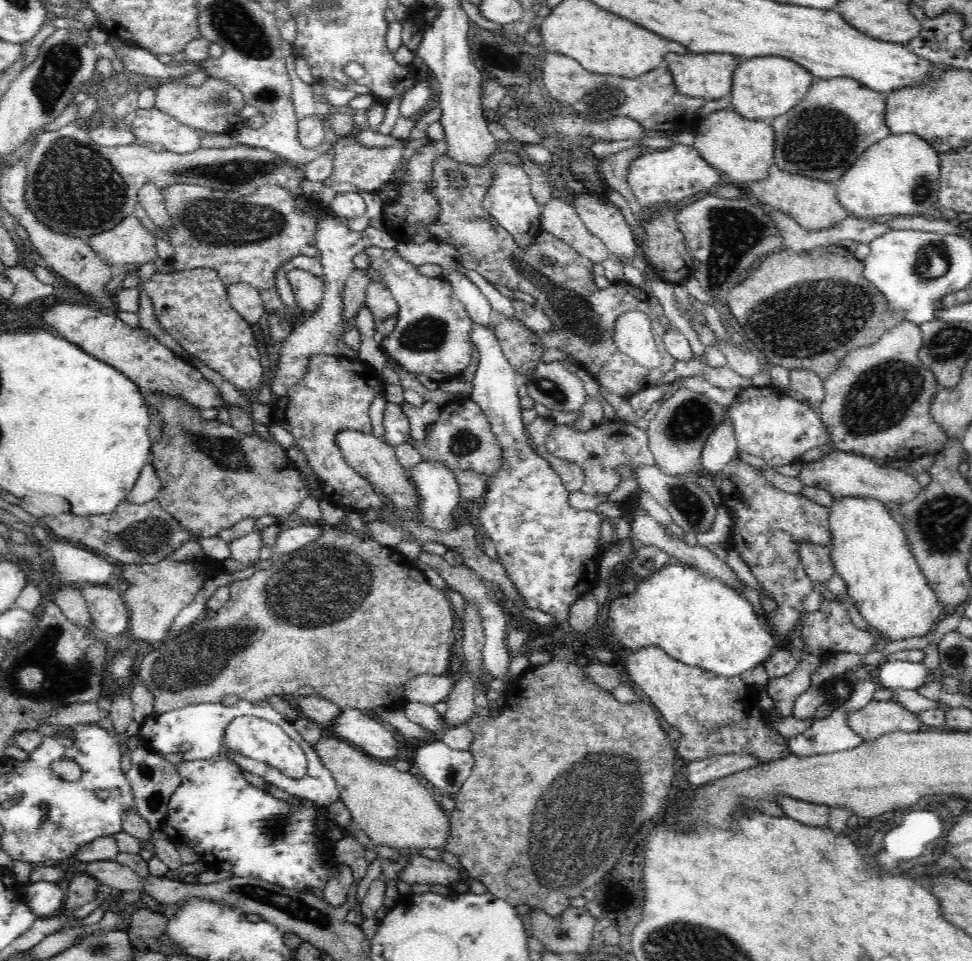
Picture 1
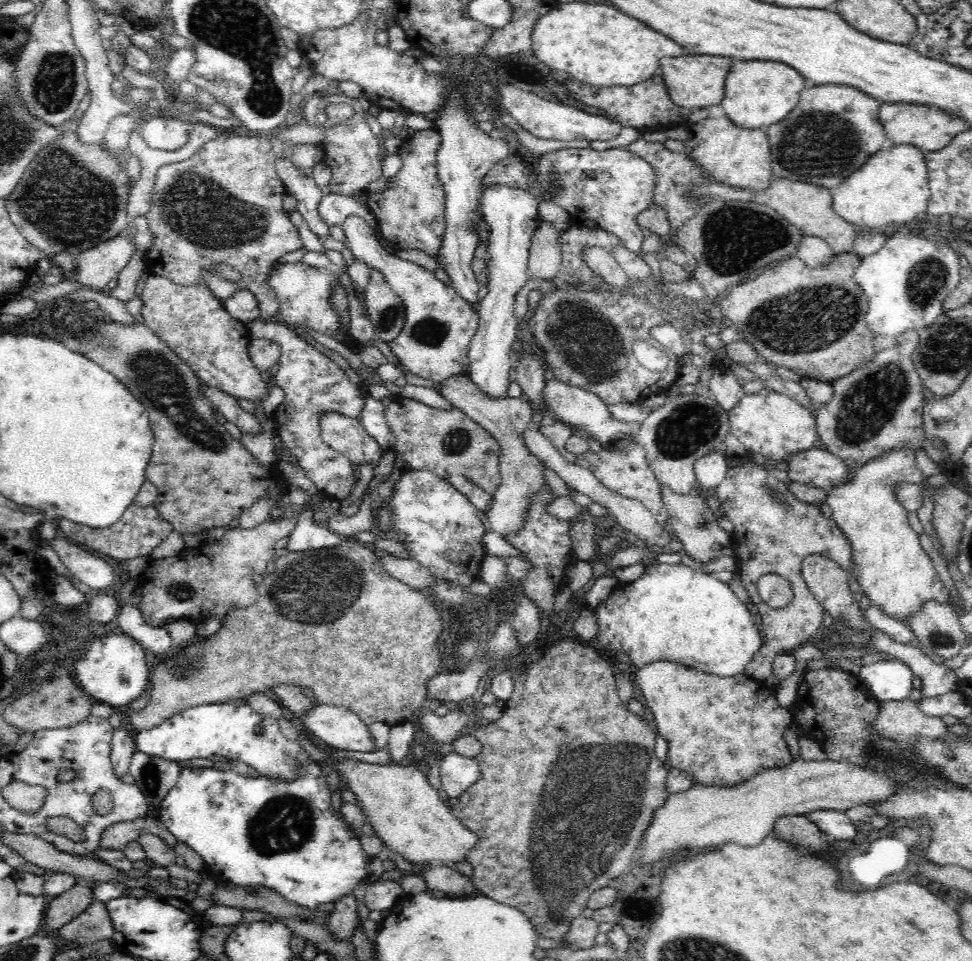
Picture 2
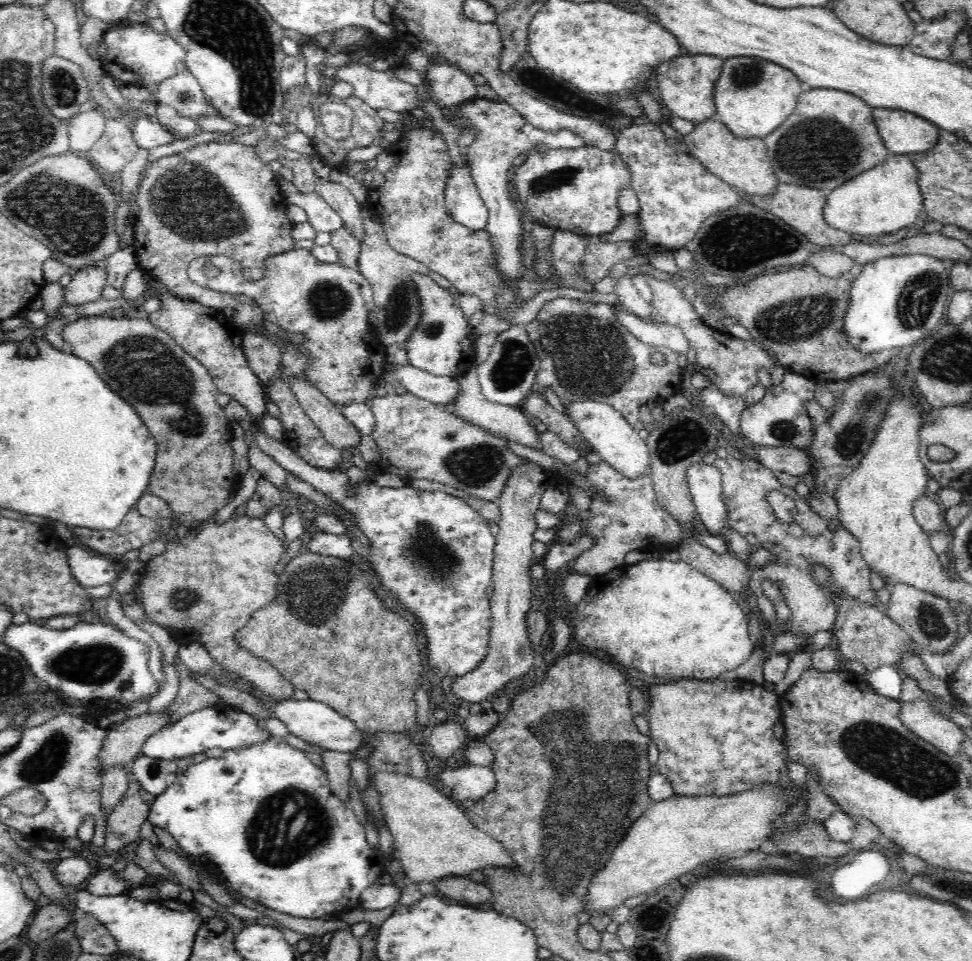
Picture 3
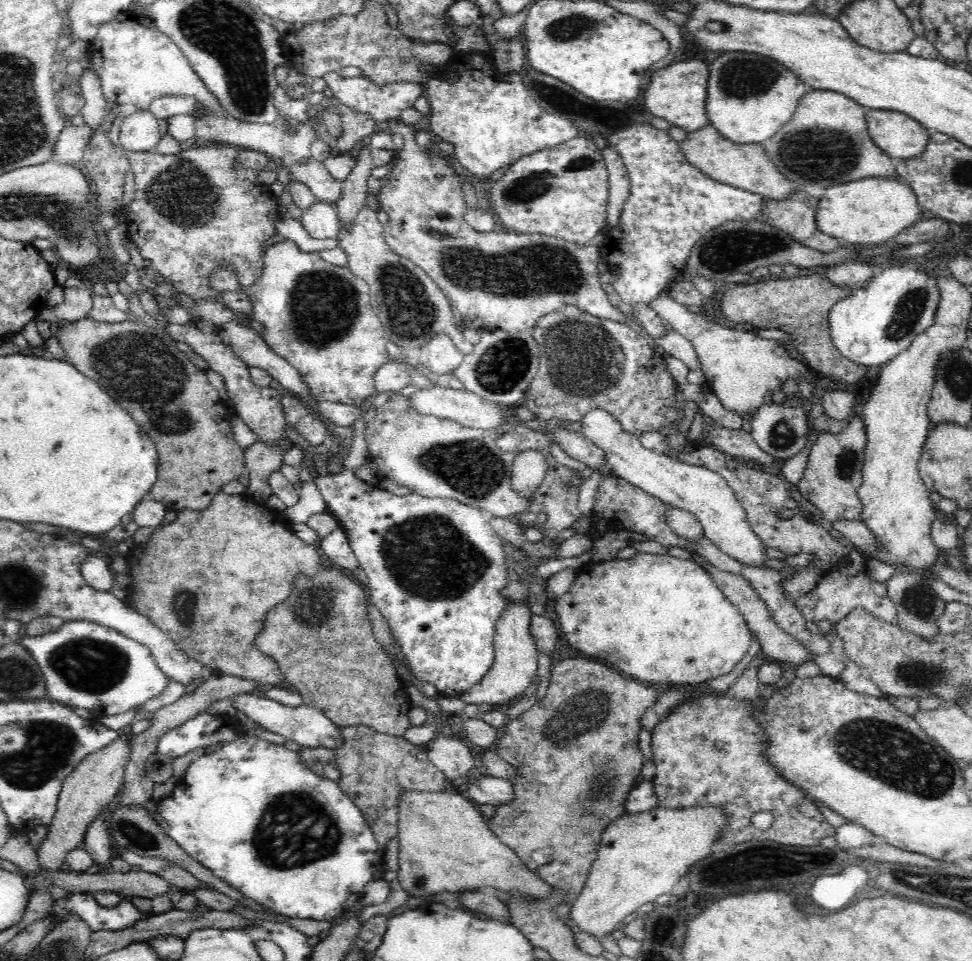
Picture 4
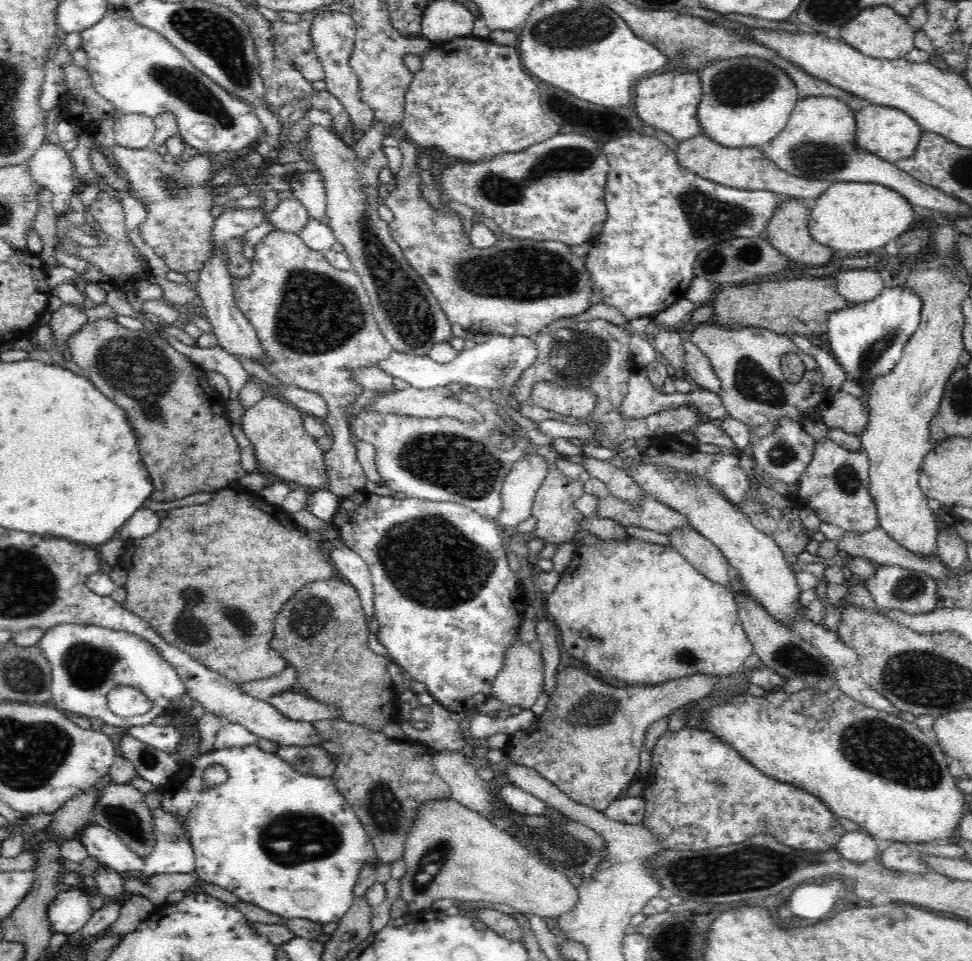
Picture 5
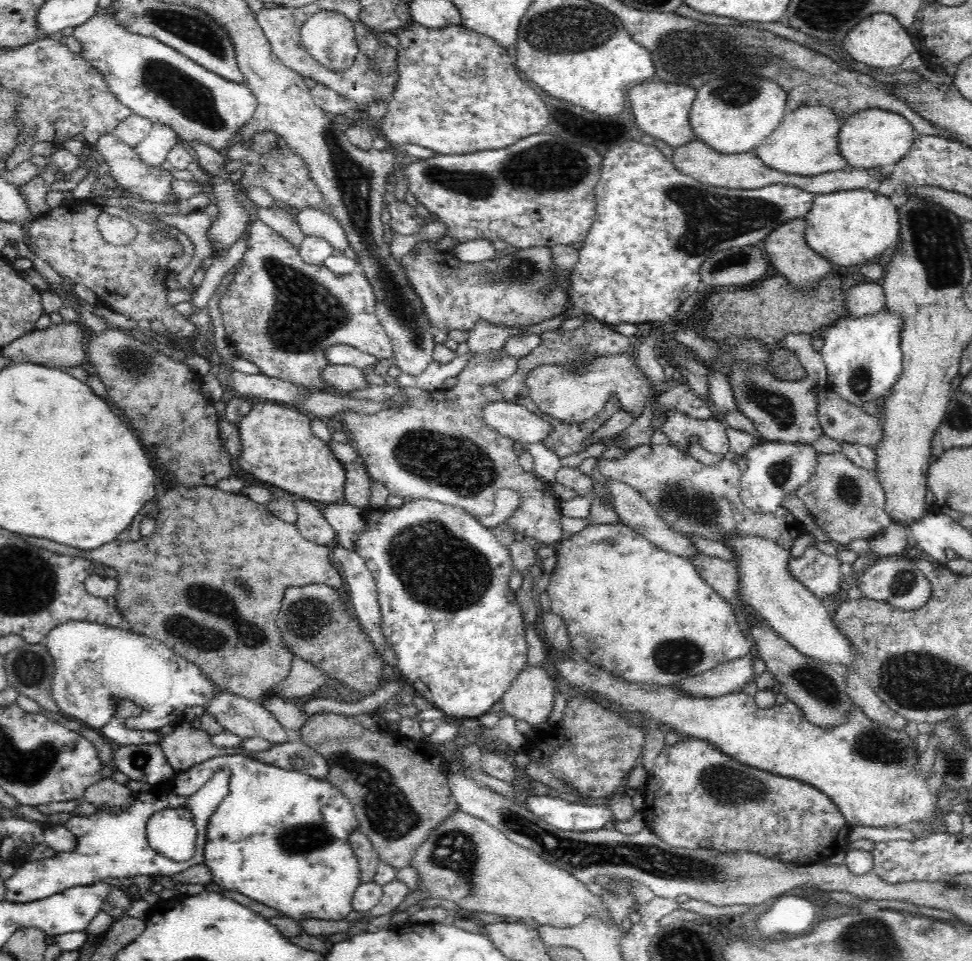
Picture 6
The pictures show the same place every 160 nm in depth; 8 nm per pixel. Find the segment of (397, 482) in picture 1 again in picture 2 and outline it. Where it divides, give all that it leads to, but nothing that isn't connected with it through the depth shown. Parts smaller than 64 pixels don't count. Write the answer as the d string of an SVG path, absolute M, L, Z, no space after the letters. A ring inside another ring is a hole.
M324 411L320 415L320 424L323 441L344 454L356 466L361 462L378 464L386 451L356 418L336 411Z

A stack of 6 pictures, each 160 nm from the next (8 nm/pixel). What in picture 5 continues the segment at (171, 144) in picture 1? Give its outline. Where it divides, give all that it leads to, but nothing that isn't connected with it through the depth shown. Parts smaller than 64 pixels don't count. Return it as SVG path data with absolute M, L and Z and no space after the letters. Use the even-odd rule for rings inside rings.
M120 115L115 118L114 132L116 144L129 149L146 149L155 135L154 120L147 115Z

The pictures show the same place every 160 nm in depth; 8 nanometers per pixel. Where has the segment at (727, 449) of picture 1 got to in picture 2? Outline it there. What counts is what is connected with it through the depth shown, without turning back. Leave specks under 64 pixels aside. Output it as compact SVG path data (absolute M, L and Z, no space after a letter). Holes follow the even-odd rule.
M716 450L702 456L695 462L696 489L709 490L714 493L714 489L727 474L730 465L730 458L726 453L720 453Z

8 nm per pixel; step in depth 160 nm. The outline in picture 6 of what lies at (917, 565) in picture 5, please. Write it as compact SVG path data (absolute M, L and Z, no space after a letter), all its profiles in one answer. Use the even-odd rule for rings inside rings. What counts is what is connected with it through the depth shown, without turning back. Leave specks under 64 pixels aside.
M897 522L891 524L881 533L868 539L870 550L877 558L890 556L906 556L907 528Z

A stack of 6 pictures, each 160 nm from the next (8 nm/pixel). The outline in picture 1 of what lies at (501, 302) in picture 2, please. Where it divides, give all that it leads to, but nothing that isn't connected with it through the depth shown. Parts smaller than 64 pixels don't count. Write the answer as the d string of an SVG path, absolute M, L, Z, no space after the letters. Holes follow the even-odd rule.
M498 164L493 170L493 183L483 199L483 208L491 218L497 220L499 225L512 235L518 248L530 246L541 230L541 214L543 205L538 204L531 193L530 177L520 166L514 164ZM494 324L490 326L474 325L469 334L471 343L473 344L475 356L479 359L479 365L475 370L473 379L471 380L473 386L473 390L470 394L471 399L478 404L490 421L491 429L493 430L494 435L496 435L496 441L498 441L498 446L500 448L500 464L502 464L502 468L500 468L496 474L492 474L492 476L487 476L487 474L483 475L486 478L486 494L484 494L485 505L480 512L480 520L482 526L486 529L487 534L491 537L491 541L495 544L499 556L498 562L502 563L502 566L506 569L506 573L510 575L511 582L514 582L514 585L518 588L519 594L522 598L524 598L524 601L526 601L526 606L532 609L537 608L538 610L542 610L552 615L555 618L555 623L560 622L562 624L566 622L569 615L570 605L576 600L576 598L582 596L584 592L588 592L588 590L592 591L597 587L598 563L600 563L600 558L602 558L602 555L604 554L599 545L600 528L603 521L601 520L601 516L595 511L578 510L577 508L570 506L570 492L564 486L560 475L550 466L550 463L545 458L542 458L536 451L534 452L530 448L530 445L528 445L526 435L524 435L525 426L522 423L522 415L520 413L522 412L522 409L520 408L520 395L517 385L519 377L515 373L514 366L509 363L509 360L503 353L500 341L498 340L498 337L496 337L494 329Z

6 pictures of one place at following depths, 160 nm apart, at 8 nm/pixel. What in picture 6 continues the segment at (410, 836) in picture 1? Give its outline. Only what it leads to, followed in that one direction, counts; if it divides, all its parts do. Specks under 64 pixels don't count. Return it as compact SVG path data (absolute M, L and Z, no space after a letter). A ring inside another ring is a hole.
M457 810L450 814L432 834L422 842L412 858L411 864L420 873L418 890L411 891L394 910L402 912L425 898L444 898L455 902L463 910L499 914L506 918L517 918L520 922L536 922L540 925L551 925L558 928L582 924L586 918L595 916L602 922L610 922L610 911L602 905L602 899L592 893L583 882L580 882L567 870L554 866L544 860L533 850L518 846L506 835L491 824Z

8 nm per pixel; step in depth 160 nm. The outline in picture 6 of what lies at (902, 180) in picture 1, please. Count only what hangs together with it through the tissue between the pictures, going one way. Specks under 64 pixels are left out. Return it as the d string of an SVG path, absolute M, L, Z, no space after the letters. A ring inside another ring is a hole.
M870 189L842 190L816 195L805 216L807 222L806 242L816 254L838 266L854 266L854 264L872 260L897 241L900 230L897 208L890 201L890 196L876 194L875 191Z

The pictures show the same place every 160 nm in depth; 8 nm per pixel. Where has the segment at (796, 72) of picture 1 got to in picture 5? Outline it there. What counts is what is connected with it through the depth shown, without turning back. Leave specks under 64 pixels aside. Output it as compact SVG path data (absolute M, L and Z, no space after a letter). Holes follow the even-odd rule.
M742 57L742 58L731 58L731 60L714 62L711 66L708 66L705 70L702 70L701 73L701 82L703 96L702 100L698 106L697 118L702 127L703 133L706 136L709 136L714 142L721 144L722 146L728 146L730 148L740 148L746 146L758 147L759 145L766 144L770 142L771 138L774 138L785 126L788 120L790 119L790 114L798 102L798 91L796 84L782 71L782 69L772 65L772 63L766 61L762 62L762 58L756 57Z

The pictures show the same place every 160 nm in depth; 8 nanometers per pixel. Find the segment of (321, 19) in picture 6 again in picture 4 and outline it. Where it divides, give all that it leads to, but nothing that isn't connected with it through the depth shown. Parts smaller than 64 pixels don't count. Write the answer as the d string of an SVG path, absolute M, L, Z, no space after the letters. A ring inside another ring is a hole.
M338 75L325 76L324 80L342 105L350 107L356 113L368 115L381 126L388 120L400 119L402 110L414 107L414 103L421 96L423 85L414 82L396 82L386 87L378 87L365 77L344 78Z

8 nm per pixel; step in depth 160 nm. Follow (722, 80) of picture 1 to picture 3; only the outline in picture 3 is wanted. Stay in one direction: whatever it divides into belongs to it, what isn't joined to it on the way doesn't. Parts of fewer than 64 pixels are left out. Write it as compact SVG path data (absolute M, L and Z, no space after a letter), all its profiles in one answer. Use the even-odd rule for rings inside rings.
M686 55L671 58L657 69L654 76L657 99L669 117L679 117L695 125L716 115L714 87L722 74L724 59L711 55Z

